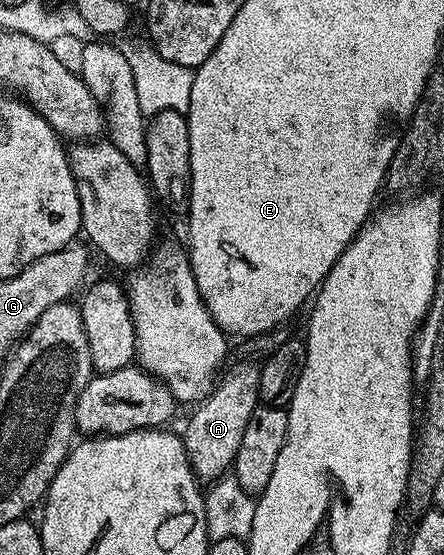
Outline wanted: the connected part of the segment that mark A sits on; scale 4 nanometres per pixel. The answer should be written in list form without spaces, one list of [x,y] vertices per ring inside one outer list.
[[[239,360],[234,366],[235,368],[226,377],[223,375],[209,395],[193,409],[195,412],[186,424],[186,432],[181,433],[190,468],[202,482],[217,480],[233,465],[236,450],[240,450],[240,441],[244,438],[244,429],[247,428],[254,409],[260,404],[259,365],[248,360]]]

